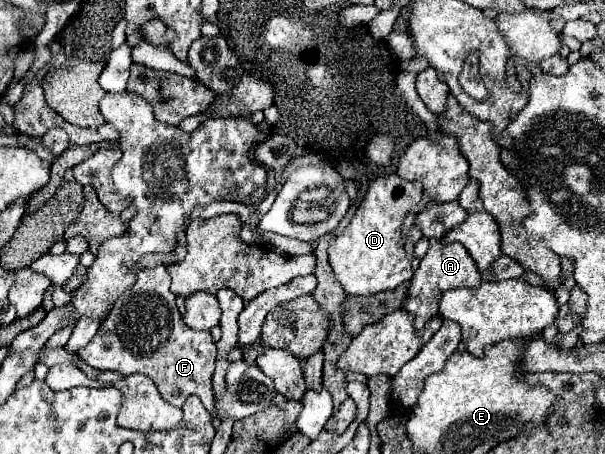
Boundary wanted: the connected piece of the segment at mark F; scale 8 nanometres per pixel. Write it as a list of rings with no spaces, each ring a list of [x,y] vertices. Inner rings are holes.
[[[166,266],[140,270],[136,284],[132,284],[114,303],[108,318],[100,324],[96,336],[86,348],[78,350],[78,356],[92,368],[112,370],[122,376],[146,374],[152,382],[158,382],[158,392],[172,406],[182,406],[190,394],[196,394],[208,412],[214,406],[212,374],[216,344],[210,332],[192,330],[180,318],[170,292],[170,276]]]

